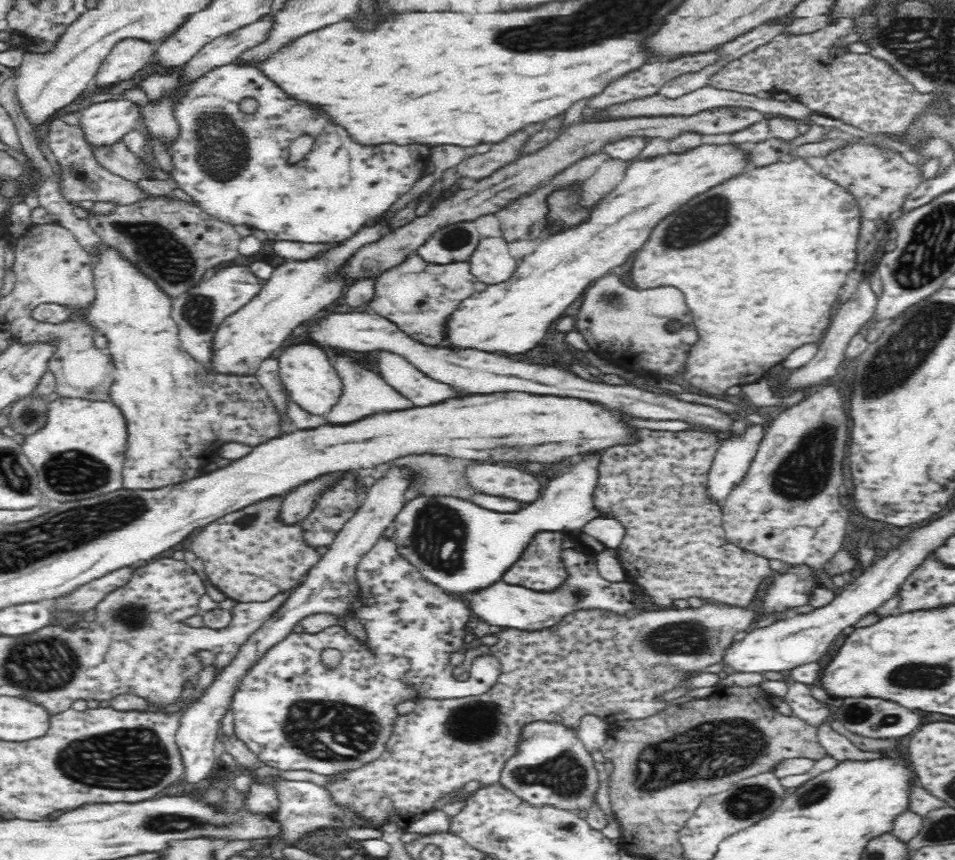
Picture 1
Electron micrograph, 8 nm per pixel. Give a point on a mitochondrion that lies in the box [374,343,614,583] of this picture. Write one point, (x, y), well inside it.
(438, 538)

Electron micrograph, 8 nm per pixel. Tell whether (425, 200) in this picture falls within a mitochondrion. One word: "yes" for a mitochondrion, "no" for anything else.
no

